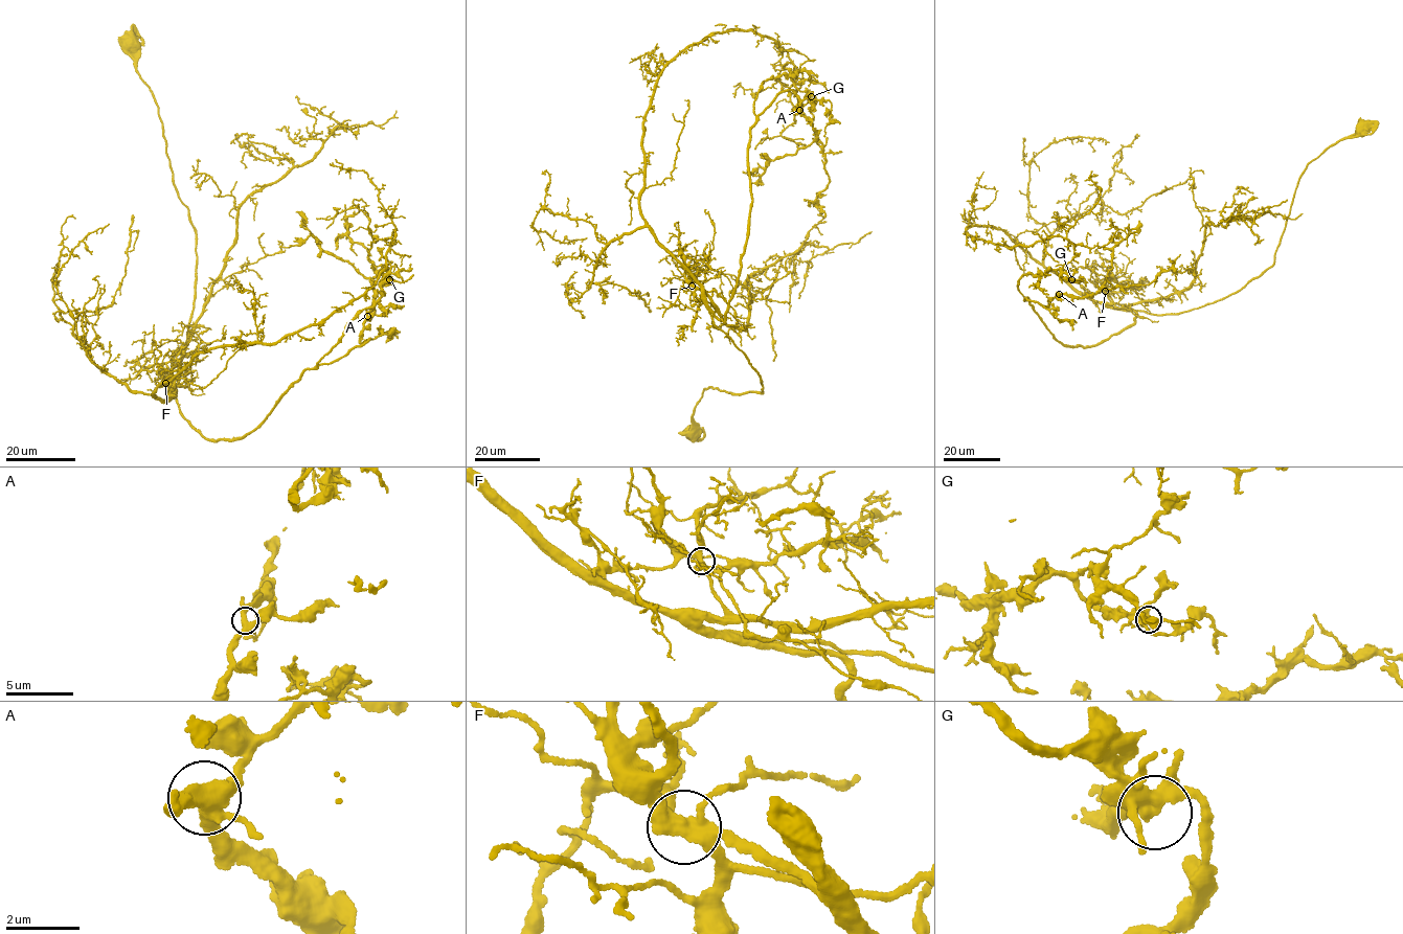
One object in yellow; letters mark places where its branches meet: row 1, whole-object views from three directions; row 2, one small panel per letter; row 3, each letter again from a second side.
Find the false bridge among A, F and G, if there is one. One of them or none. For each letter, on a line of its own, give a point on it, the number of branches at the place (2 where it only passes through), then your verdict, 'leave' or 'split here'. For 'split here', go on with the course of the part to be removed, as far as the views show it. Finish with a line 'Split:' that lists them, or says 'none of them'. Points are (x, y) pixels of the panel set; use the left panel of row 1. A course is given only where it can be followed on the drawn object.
A: (367, 316) | 4 | leave
F: (165, 383) | 5 | leave
G: (389, 279) | 5 | leave
Split: none of them

